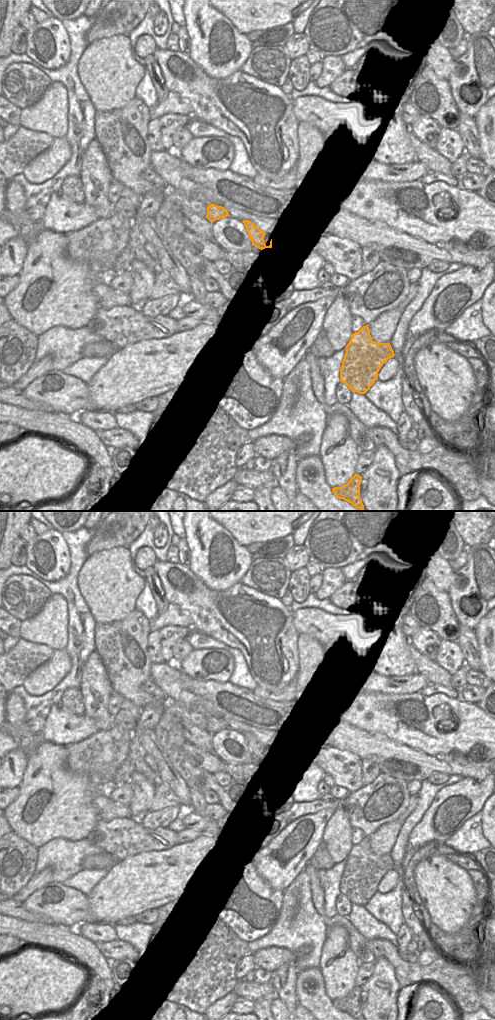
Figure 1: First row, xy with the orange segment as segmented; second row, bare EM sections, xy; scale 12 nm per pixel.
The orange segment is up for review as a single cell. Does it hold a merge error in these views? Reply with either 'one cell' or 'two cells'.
two cells

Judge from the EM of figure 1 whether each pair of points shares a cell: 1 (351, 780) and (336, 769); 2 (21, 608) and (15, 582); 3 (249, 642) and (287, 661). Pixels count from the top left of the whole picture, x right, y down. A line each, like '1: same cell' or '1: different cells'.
1: same cell
2: same cell
3: same cell

